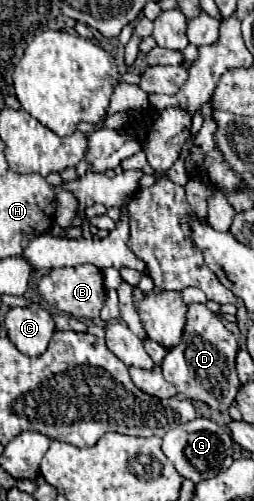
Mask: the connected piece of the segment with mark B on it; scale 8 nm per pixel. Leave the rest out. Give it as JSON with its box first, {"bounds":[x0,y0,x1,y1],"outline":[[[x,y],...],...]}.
{"bounds":[39,264,105,318],"outline":[[[81,264],[71,268],[53,268],[47,276],[39,280],[39,294],[51,306],[67,312],[75,318],[99,318],[99,312],[105,304],[105,288],[103,288],[103,274],[93,264]]]}

